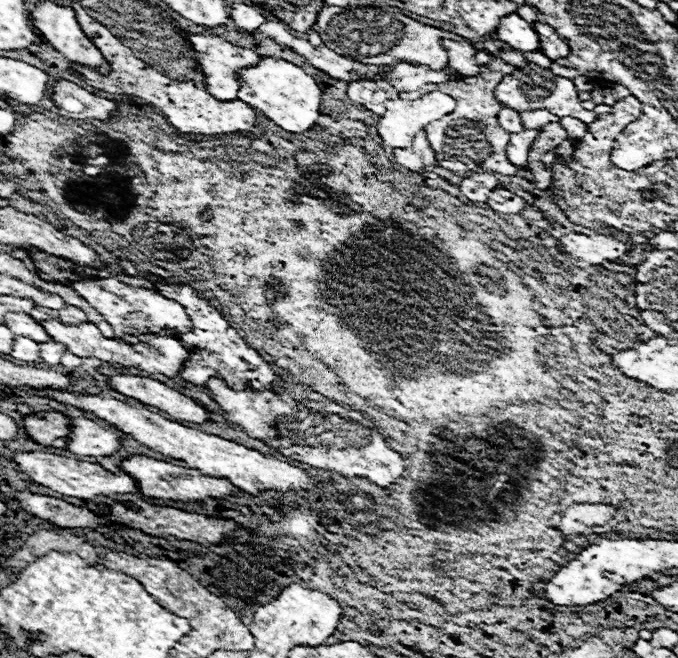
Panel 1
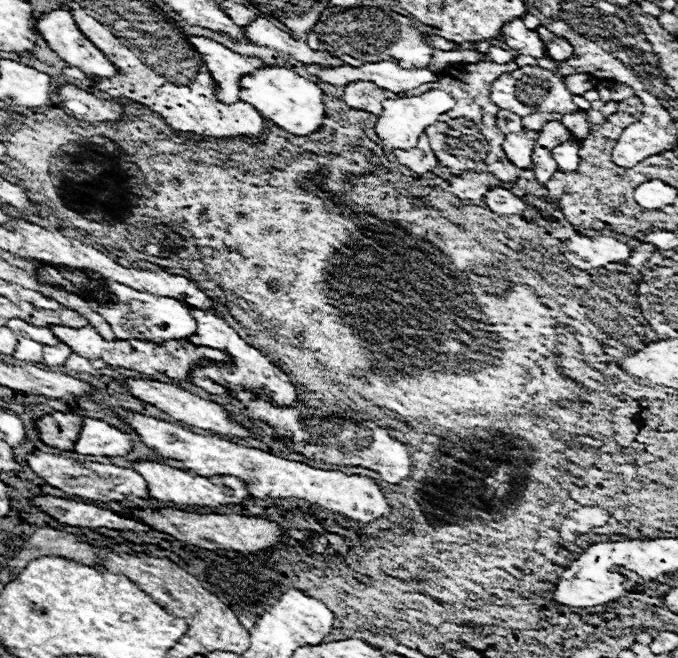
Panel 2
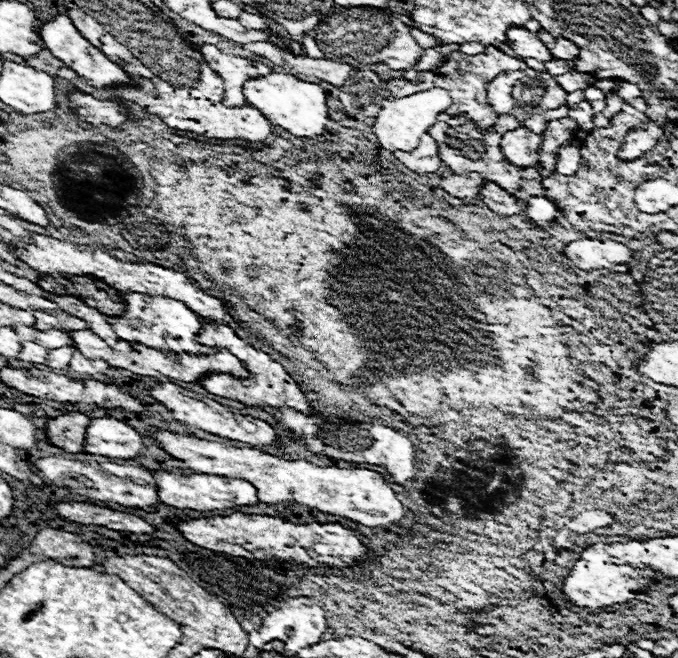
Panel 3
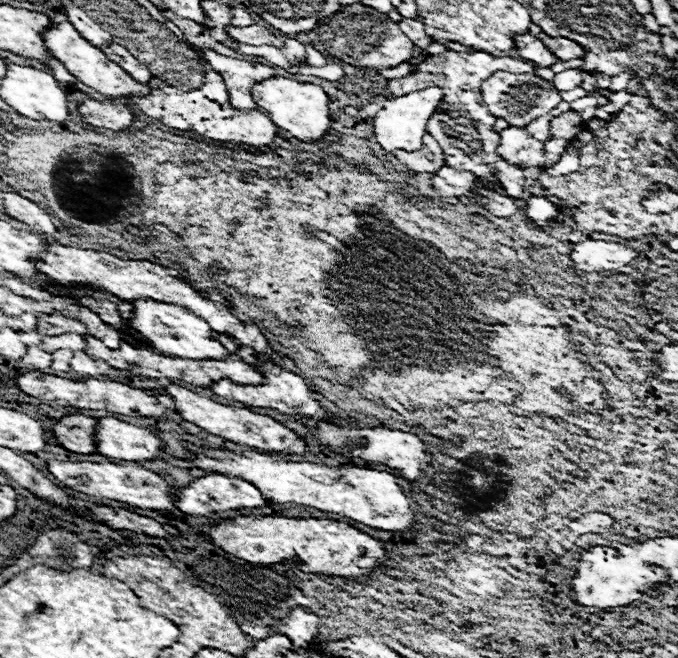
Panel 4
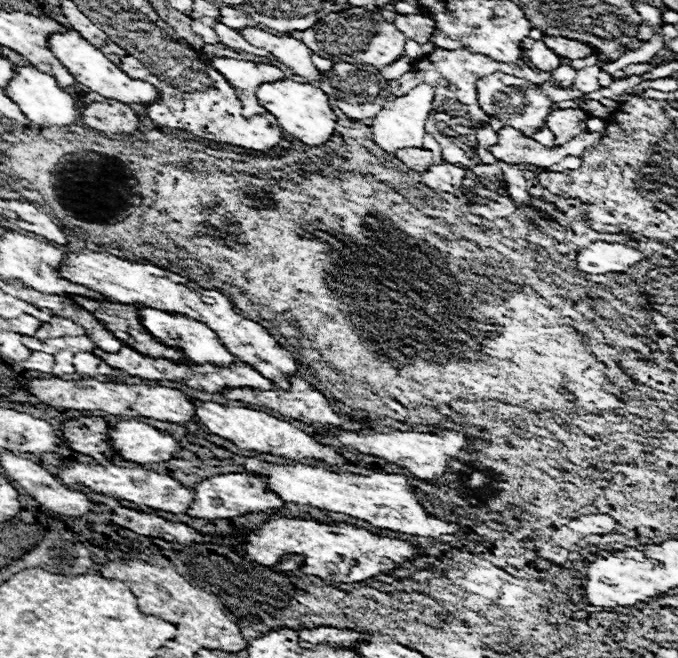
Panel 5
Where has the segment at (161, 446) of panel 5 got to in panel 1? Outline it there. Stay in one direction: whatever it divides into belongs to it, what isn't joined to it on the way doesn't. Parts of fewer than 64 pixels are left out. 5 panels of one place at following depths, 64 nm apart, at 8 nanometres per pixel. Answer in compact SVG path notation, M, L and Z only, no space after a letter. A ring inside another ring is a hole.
M86 416L70 420L66 450L78 456L112 456L120 448L120 438Z

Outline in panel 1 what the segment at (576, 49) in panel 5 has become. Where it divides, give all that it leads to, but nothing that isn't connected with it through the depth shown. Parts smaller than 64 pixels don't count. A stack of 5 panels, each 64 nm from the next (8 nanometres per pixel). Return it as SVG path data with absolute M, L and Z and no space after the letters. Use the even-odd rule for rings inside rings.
M536 22L534 28L540 36L540 52L544 56L548 56L550 60L558 60L558 58L564 58L570 54L568 44L564 40L560 40L560 36L556 34L554 28L550 28L548 24L542 24L542 22Z

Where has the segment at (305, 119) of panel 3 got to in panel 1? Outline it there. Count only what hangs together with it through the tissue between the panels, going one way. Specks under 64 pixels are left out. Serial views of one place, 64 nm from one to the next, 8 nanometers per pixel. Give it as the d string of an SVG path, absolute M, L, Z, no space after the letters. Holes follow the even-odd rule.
M260 56L256 66L248 66L238 70L238 98L252 108L260 110L266 118L276 122L282 130L302 134L314 126L314 122L320 116L320 98L322 92L312 76L308 76L300 66L280 60L280 58L270 58L270 56Z

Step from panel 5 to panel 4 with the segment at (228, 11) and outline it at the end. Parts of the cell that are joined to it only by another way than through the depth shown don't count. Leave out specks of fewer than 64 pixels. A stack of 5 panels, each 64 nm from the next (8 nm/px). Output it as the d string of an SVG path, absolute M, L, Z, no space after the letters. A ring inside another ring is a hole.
M234 8L232 14L234 14L232 24L236 24L236 26L252 26L254 24L254 18L246 10L242 10L242 8Z

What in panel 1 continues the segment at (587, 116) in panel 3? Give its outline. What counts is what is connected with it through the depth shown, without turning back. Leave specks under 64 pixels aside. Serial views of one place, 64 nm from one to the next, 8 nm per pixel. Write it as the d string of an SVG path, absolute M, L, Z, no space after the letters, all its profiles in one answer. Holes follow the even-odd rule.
M560 118L560 124L566 128L570 140L578 140L578 138L582 138L582 136L586 134L586 130L588 130L588 126L582 124L582 122L576 120L576 118Z

